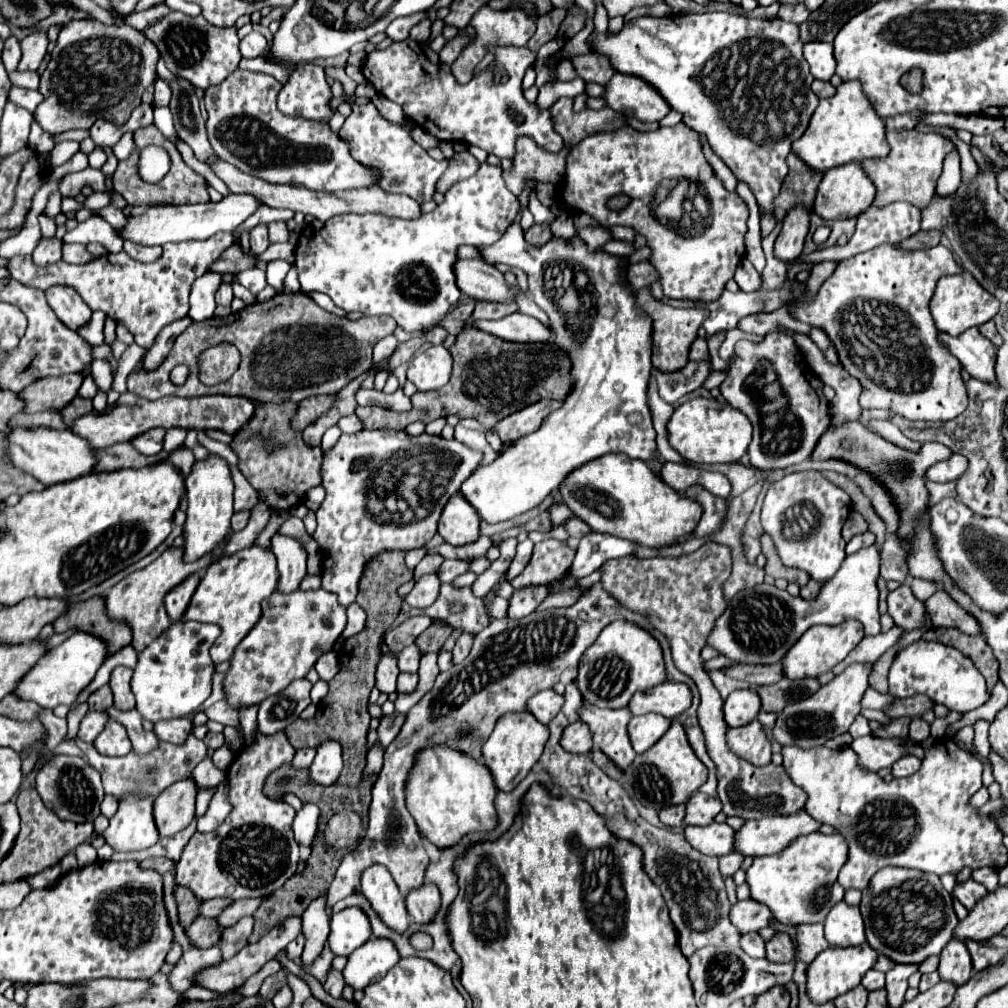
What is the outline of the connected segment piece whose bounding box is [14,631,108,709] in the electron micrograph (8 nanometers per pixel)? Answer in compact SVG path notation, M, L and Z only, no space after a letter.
M78 631L72 637L68 637L62 645L50 649L24 675L24 679L16 685L14 693L22 699L36 701L38 705L42 705L46 709L54 709L58 705L72 707L76 703L76 699L80 697L80 693L94 681L96 671L100 669L100 665L106 659L106 653L108 653L106 641L102 641L100 637L94 637L92 633L80 633Z

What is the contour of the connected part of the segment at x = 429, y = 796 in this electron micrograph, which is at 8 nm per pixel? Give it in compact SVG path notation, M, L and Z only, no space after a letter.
M450 745L424 747L406 781L406 807L416 819L418 829L436 845L450 847L470 831L488 831L496 825L494 811L496 783L484 763Z

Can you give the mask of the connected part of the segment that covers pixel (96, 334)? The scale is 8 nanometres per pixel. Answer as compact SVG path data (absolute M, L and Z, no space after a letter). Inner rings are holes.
M94 311L90 321L84 323L82 327L78 327L78 333L80 337L84 337L90 345L102 345L104 343L104 321L106 321L106 315L102 311Z

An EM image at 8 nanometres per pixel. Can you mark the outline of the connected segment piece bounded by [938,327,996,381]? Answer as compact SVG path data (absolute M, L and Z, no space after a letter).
M978 327L966 329L962 335L952 337L948 333L938 333L938 341L960 361L960 365L980 381L994 381L994 361L996 345L980 333Z

